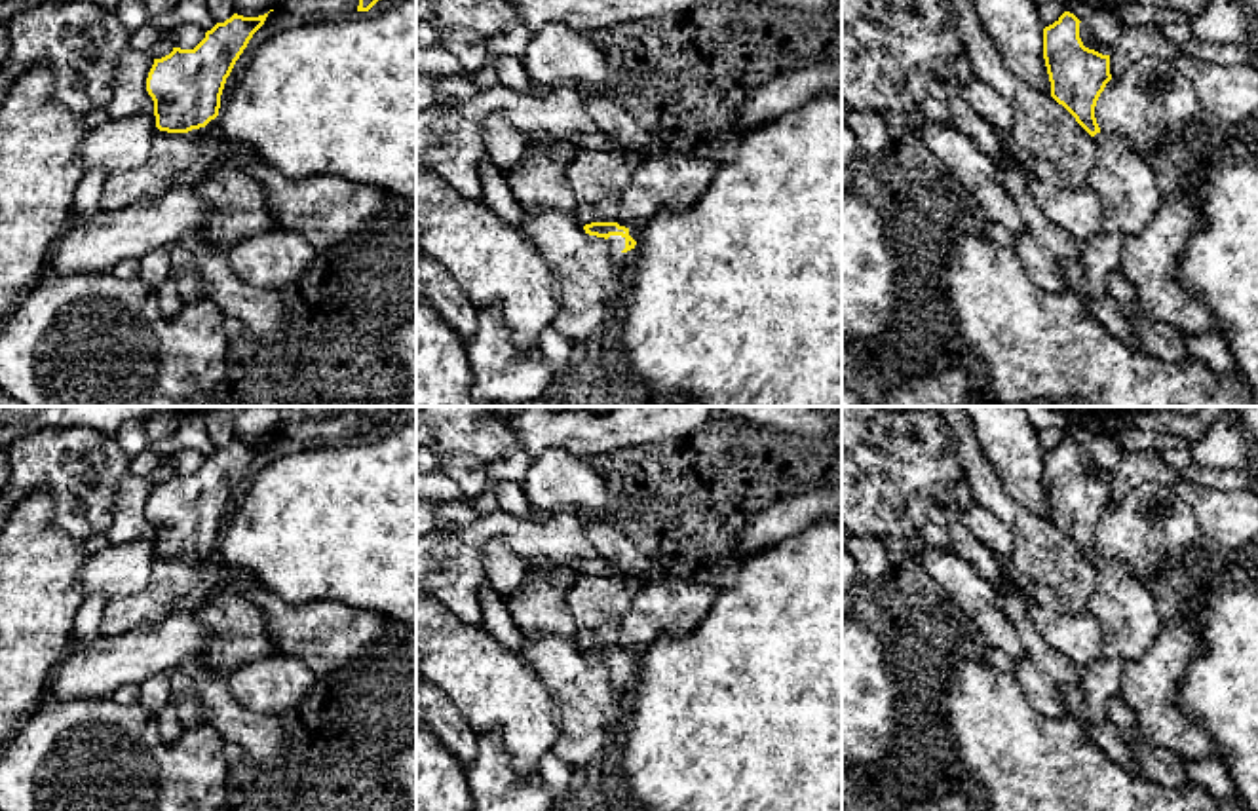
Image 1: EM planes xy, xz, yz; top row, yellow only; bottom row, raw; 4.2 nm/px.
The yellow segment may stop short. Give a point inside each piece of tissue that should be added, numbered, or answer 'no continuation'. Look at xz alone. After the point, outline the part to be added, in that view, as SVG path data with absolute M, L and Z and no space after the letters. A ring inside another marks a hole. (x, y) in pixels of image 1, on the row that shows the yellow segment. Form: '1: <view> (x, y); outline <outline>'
1: xz (616, 244); outline M610 236L606 241L610 245L610 256L614 262L621 262L635 253L635 249L627 251L627 253L623 251L625 237L621 237L621 236Z

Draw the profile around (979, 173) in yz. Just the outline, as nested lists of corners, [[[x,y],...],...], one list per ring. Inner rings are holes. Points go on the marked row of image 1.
[[[924,122],[916,137],[943,161],[958,182],[979,201],[990,222],[1013,236],[1024,232],[1015,199],[1001,184],[998,160],[952,123]]]

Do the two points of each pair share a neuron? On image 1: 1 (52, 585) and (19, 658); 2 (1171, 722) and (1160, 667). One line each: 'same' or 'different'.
1: same
2: same

